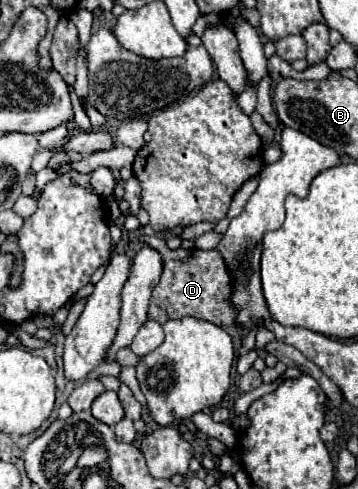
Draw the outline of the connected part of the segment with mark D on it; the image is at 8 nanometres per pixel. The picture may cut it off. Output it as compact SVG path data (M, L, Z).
M140 236L140 242L152 250L156 250L162 256L162 276L158 286L152 290L150 310L148 316L158 320L160 324L172 320L172 318L184 318L194 316L198 320L208 320L218 326L234 326L236 324L236 310L230 306L228 296L232 292L230 286L230 274L226 270L226 264L222 256L216 250L198 250L198 248L178 248L170 250L166 248L166 240L158 236Z

